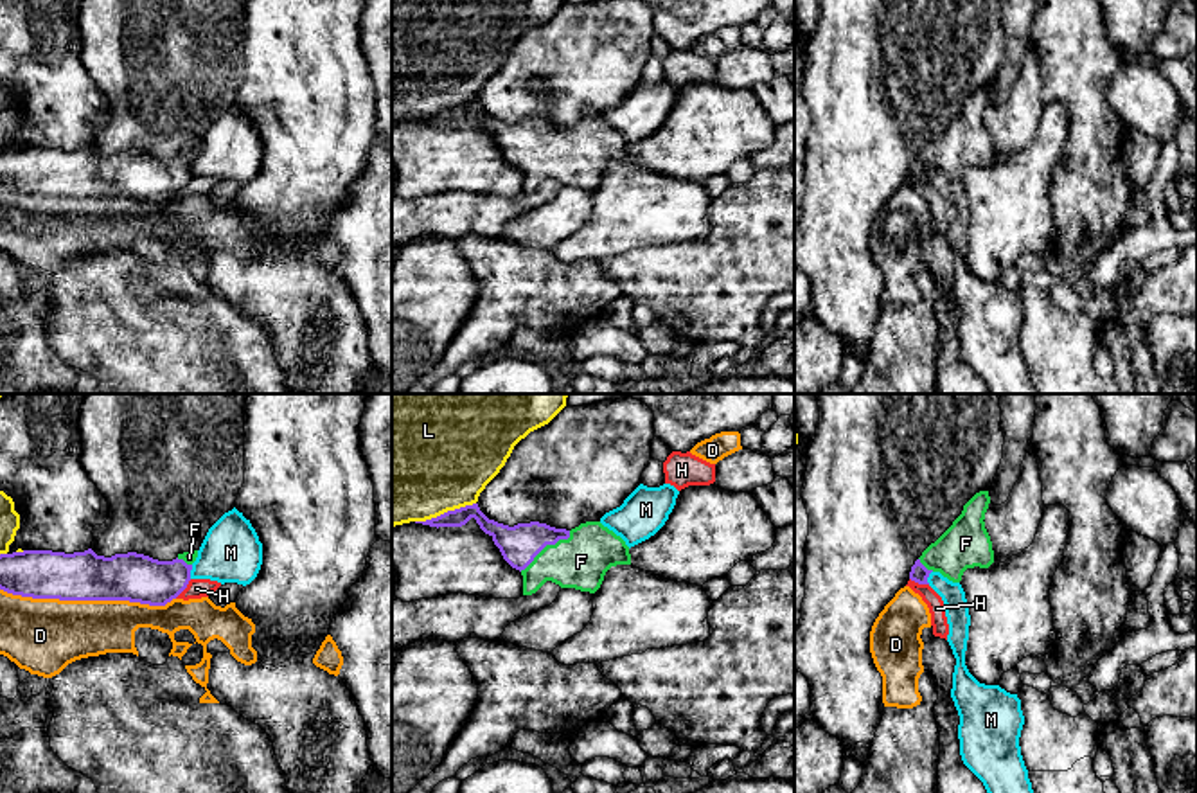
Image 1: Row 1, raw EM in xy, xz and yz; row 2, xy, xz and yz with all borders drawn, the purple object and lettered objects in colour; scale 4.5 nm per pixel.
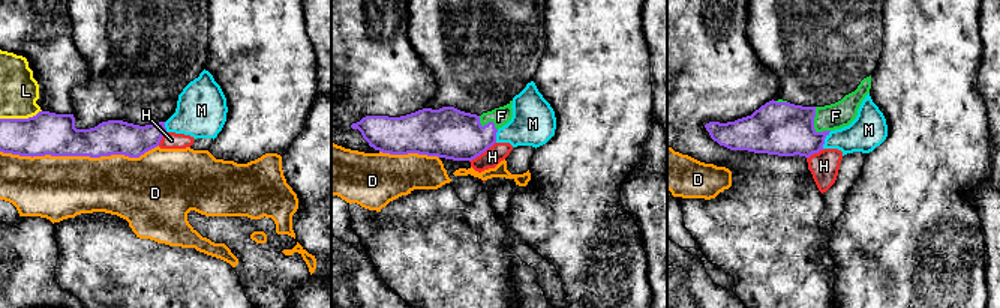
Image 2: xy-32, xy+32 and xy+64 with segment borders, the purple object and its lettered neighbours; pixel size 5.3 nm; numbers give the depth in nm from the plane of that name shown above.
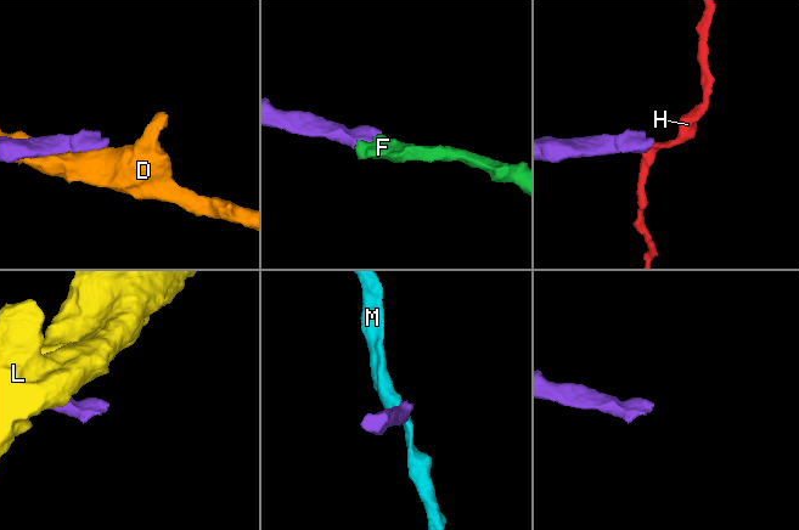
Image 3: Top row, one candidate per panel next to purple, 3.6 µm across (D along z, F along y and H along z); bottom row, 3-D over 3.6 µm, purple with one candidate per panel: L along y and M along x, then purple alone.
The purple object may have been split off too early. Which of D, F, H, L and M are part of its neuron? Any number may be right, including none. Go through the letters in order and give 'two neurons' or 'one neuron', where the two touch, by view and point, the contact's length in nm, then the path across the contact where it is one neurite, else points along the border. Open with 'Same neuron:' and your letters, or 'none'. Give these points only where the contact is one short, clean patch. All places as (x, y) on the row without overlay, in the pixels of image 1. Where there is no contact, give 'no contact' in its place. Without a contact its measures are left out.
Same neuron: F
D: two neurons; contact xy (88, 196); length 800 nm
F: one neuron; contact xz (547, 141); length 300 nm
H: two neurons; contact xy (184, 186); length 120 nm; border xy (191, 177), (175, 195)
L: two neurons; contact xz (444, 110); length 280 nm
M: two neurons; contact xy (189, 169); length 70 nm; border xy (193, 162), (189, 175)

